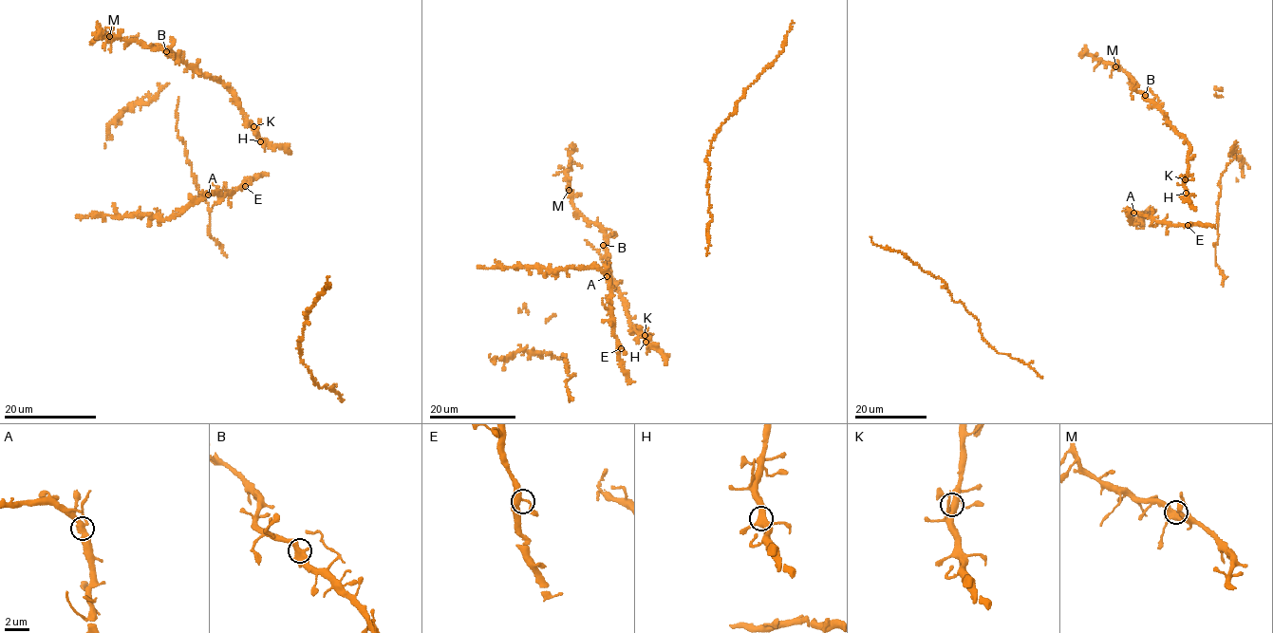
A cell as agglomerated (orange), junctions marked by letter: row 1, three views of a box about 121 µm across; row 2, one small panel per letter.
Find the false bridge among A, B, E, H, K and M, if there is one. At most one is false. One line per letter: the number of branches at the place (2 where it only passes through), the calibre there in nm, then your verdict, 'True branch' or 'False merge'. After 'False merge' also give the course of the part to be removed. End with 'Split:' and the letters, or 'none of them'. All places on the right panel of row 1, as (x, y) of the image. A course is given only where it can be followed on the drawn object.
A: Branches: 3. Thickness 420 nm. True branch
B: Branches: 3. Thickness 440 nm. True branch
E: Branches: 3. Thickness 360 nm. True branch
H: Branches: 3. Thickness 420 nm. True branch
K: Branches: 3. Thickness 400 nm. True branch
M: Branches: 3. Thickness 440 nm. True branch
Split: none of them

